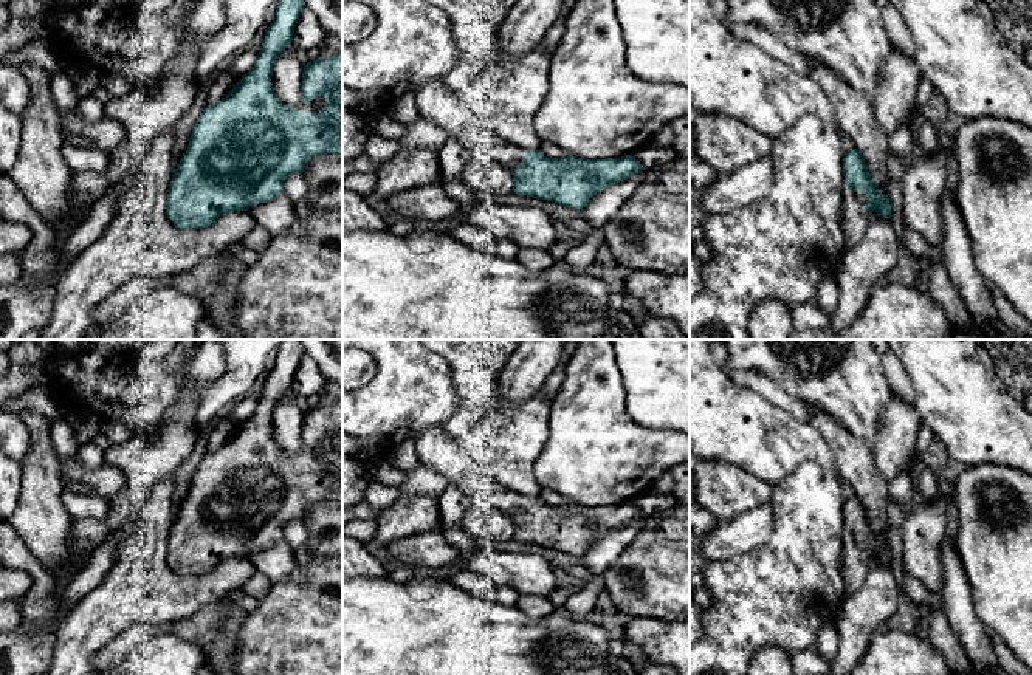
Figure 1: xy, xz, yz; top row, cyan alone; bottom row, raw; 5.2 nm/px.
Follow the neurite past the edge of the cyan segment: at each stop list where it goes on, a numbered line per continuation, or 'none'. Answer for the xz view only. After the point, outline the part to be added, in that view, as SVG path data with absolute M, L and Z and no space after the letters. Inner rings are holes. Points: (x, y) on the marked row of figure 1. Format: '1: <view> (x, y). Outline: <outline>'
1: xz (436, 102). Outline: M431 79L415 91L415 102L421 118L442 127L449 138L465 146L476 158L491 158L516 170L527 150L502 136L476 118L462 104L460 98L449 91L443 79Z

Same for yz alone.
1: yz (854, 219). Outline: M845 186L841 206L841 228L846 235L846 245L843 248L845 252L865 237L869 221L869 212L863 209L866 203L866 194L860 194L858 190Z

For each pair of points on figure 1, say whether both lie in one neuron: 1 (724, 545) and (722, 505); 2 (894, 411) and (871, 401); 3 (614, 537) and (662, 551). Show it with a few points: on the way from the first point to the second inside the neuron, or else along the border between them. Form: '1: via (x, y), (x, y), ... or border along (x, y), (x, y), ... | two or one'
1: border along (755, 507), (718, 522) | two
2: border along (893, 394), (882, 411), (879, 434), (874, 442) | two
3: border along (643, 530), (606, 570) | two

